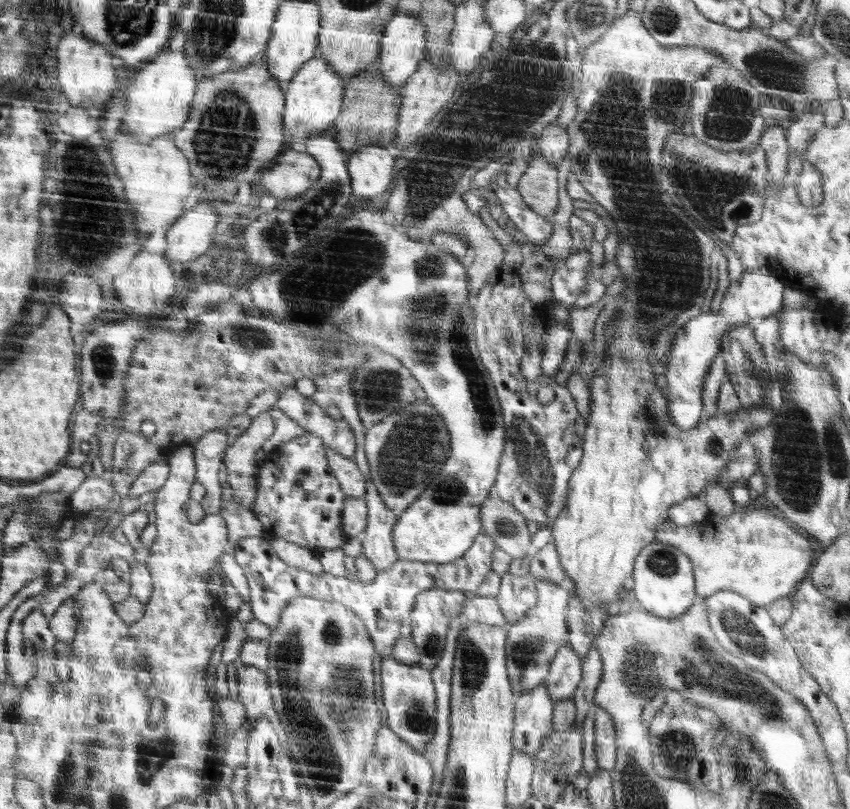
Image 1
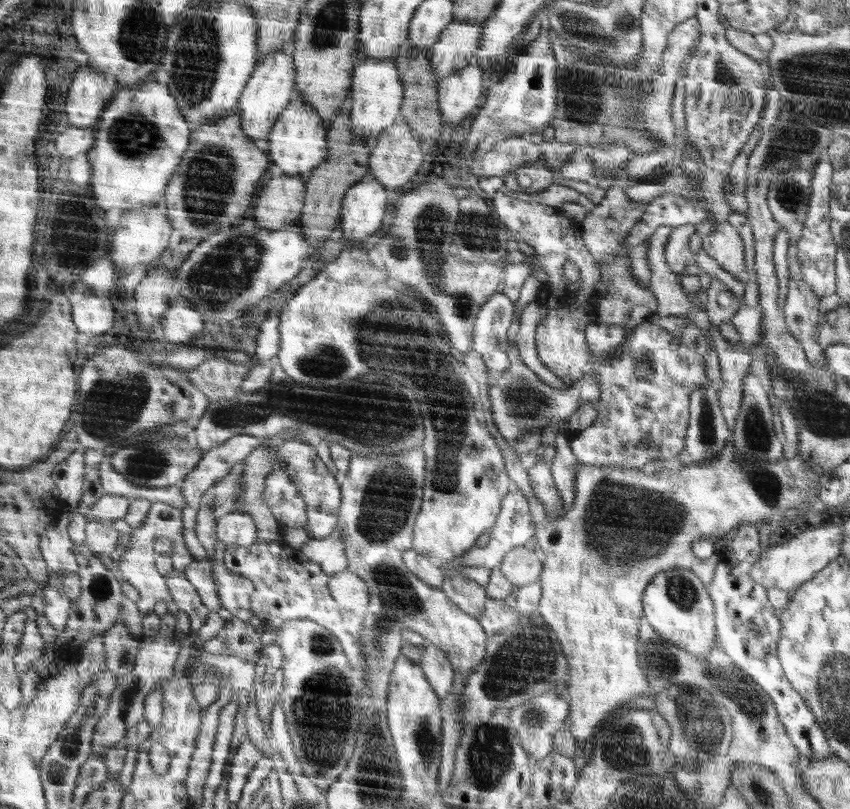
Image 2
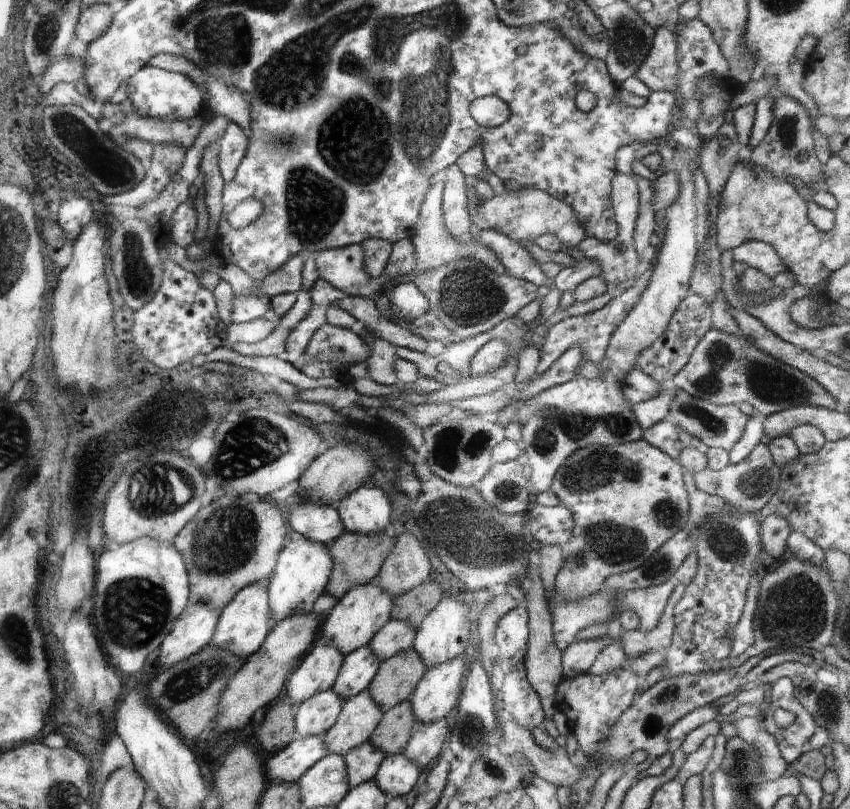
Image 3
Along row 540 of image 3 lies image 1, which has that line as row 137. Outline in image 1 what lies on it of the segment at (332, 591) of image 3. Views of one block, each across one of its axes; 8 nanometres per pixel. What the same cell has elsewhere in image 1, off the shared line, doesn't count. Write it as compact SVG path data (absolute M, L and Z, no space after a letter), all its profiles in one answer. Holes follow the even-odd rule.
M371 68L362 71L347 81L345 88L345 103L341 115L335 123L334 137L340 143L344 153L354 154L363 146L384 146L395 140L398 126L398 110L402 96L402 86L393 86L384 79L381 69Z

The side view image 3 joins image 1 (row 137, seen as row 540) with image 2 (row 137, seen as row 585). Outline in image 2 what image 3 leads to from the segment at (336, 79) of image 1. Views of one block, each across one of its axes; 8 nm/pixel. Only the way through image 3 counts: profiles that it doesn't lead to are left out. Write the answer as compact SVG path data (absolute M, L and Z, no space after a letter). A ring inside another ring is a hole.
M295 97L286 110L282 111L266 138L269 142L268 156L283 170L284 175L308 175L329 154L326 134L329 132L326 132L325 120L318 115L318 111L310 103Z

